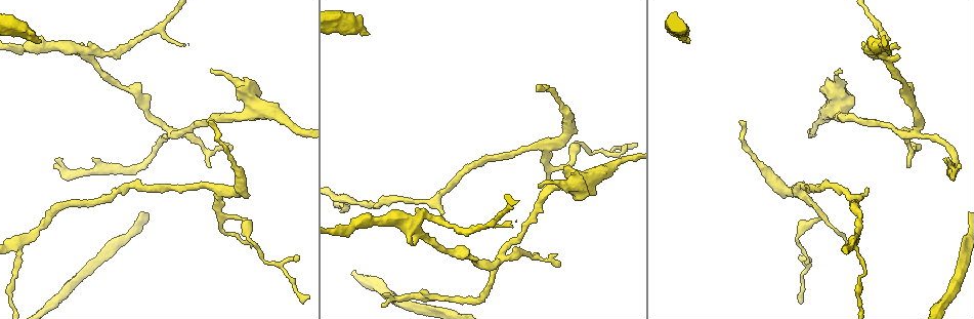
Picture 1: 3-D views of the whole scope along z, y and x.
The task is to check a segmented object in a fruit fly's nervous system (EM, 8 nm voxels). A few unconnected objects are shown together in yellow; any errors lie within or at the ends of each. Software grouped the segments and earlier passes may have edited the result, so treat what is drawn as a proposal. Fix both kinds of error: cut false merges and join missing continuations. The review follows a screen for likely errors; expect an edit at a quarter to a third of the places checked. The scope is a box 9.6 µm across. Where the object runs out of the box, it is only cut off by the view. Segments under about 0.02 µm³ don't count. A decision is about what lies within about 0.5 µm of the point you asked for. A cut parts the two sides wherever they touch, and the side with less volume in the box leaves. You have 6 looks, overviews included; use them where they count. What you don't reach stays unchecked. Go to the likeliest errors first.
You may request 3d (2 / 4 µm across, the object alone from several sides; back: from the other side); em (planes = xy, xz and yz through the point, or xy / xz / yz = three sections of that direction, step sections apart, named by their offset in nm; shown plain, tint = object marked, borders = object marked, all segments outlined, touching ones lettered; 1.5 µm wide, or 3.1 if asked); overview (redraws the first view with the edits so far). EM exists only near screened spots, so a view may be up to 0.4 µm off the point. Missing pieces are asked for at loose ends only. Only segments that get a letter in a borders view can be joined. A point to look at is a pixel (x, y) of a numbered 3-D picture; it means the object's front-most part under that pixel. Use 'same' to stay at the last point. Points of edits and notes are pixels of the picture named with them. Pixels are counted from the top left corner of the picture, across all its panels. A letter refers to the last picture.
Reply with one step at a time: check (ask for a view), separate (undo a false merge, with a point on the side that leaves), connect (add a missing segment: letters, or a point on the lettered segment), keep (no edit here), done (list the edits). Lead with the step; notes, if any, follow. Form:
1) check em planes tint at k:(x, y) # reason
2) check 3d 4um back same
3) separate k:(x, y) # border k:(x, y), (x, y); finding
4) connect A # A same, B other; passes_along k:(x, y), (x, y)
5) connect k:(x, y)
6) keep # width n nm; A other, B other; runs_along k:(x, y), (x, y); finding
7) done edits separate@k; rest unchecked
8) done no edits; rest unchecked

check em planes borders at 1:(367, 34) # end of a long branch

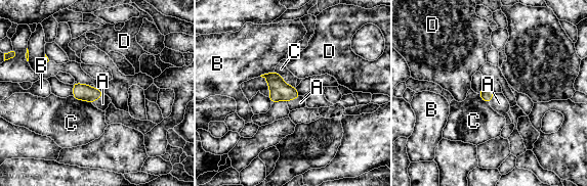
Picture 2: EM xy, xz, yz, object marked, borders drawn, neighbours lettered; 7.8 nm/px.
connect 2:(300, 102) # A same, B other, C other, D other; passes_along 2:(279, 90), (294, 98), (300, 102); the cell continues

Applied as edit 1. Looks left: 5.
check 3d 4um at 1:(498, 263) # branch point

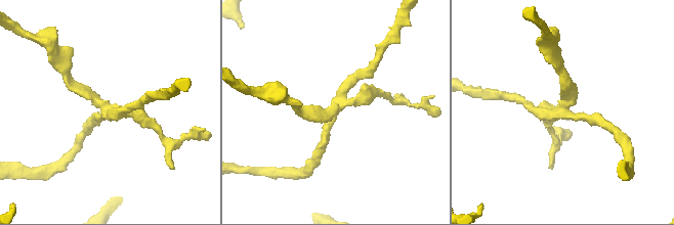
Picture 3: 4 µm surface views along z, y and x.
check em xy step 4 tint at 3:(564, 110) # arms 3; need the tissue

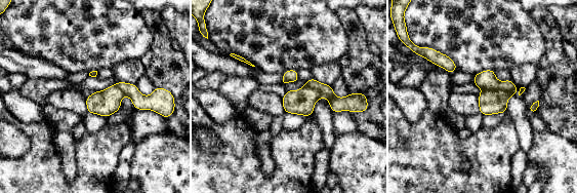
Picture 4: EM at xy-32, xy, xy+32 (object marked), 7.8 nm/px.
check em planes borders same # cut it another way

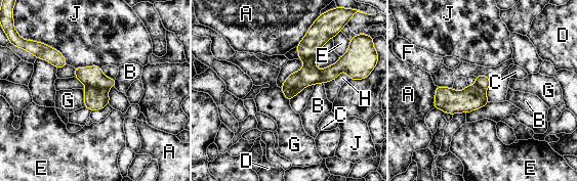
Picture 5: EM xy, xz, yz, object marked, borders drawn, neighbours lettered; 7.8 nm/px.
separate 5:(92, 76) # width 160 nm; A other, B other, C other, D other, E other, F other, G other, H other, J other; border 5:(86, 86), (106, 87), (108, 89); two cells meet here

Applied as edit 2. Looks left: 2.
check overview # see it whole again

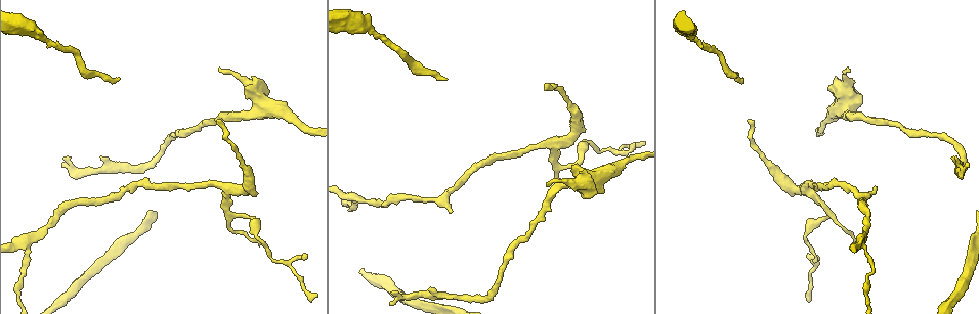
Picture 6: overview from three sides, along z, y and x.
check em planes borders at 6:(356, 197)

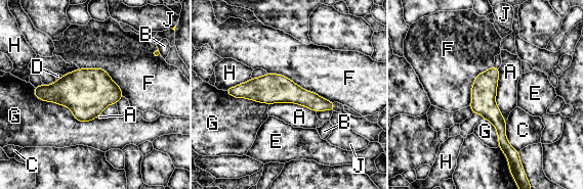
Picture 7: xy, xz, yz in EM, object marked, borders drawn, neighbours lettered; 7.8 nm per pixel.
keep # longest_contact F 550 nm; A other, B other, C other, D other, E other, F other, G other, H other, J other; border 7:(498, 68), (496, 105), (505, 121); all the same cell

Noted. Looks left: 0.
done edits connect@2, separate@5; rest unchecked

